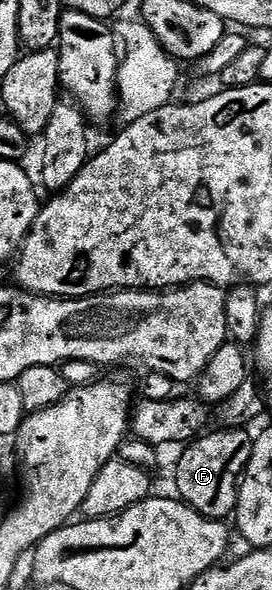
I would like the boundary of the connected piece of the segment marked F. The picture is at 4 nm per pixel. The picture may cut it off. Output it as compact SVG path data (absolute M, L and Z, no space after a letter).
M243 428L211 431L190 441L180 451L184 452L180 454L179 461L175 464L173 484L179 491L178 499L193 510L197 510L197 514L210 520L226 521L237 506L239 481L247 469L253 440L250 435L246 436L247 432Z

